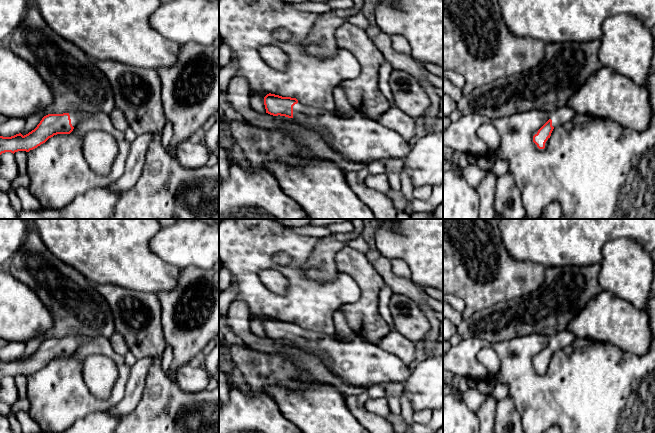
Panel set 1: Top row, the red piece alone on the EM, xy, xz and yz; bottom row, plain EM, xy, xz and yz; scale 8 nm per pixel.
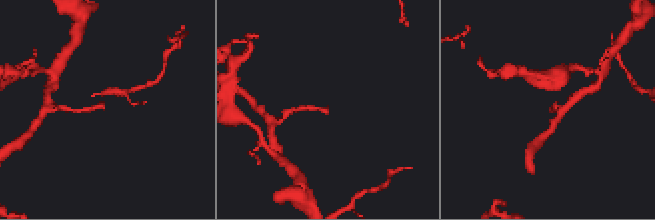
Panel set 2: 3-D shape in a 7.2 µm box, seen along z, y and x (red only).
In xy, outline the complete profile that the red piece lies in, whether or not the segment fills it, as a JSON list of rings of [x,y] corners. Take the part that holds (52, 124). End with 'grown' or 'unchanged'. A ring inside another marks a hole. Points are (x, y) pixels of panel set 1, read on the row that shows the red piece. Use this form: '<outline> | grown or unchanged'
[[[83,111],[63,114],[48,114],[42,118],[37,127],[26,135],[21,133],[11,137],[0,136],[0,155],[5,152],[29,152],[45,143],[57,134],[70,134],[74,127],[85,118],[92,116]]] | grown

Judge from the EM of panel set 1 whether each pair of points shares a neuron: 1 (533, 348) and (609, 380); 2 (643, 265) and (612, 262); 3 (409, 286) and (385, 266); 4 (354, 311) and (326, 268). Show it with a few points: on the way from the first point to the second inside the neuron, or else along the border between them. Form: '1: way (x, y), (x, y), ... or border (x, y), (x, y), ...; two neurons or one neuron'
1: way (531, 374), (540, 383), (583, 383); one neuron
2: way (635, 265), (626, 265), (620, 262); one neuron
3: way (402, 285), (399, 285), (387, 273); one neuron
4: border (343, 248), (334, 257), (337, 271); two neurons

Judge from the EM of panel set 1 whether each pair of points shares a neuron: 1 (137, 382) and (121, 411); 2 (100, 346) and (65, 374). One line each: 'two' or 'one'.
1: one
2: one

